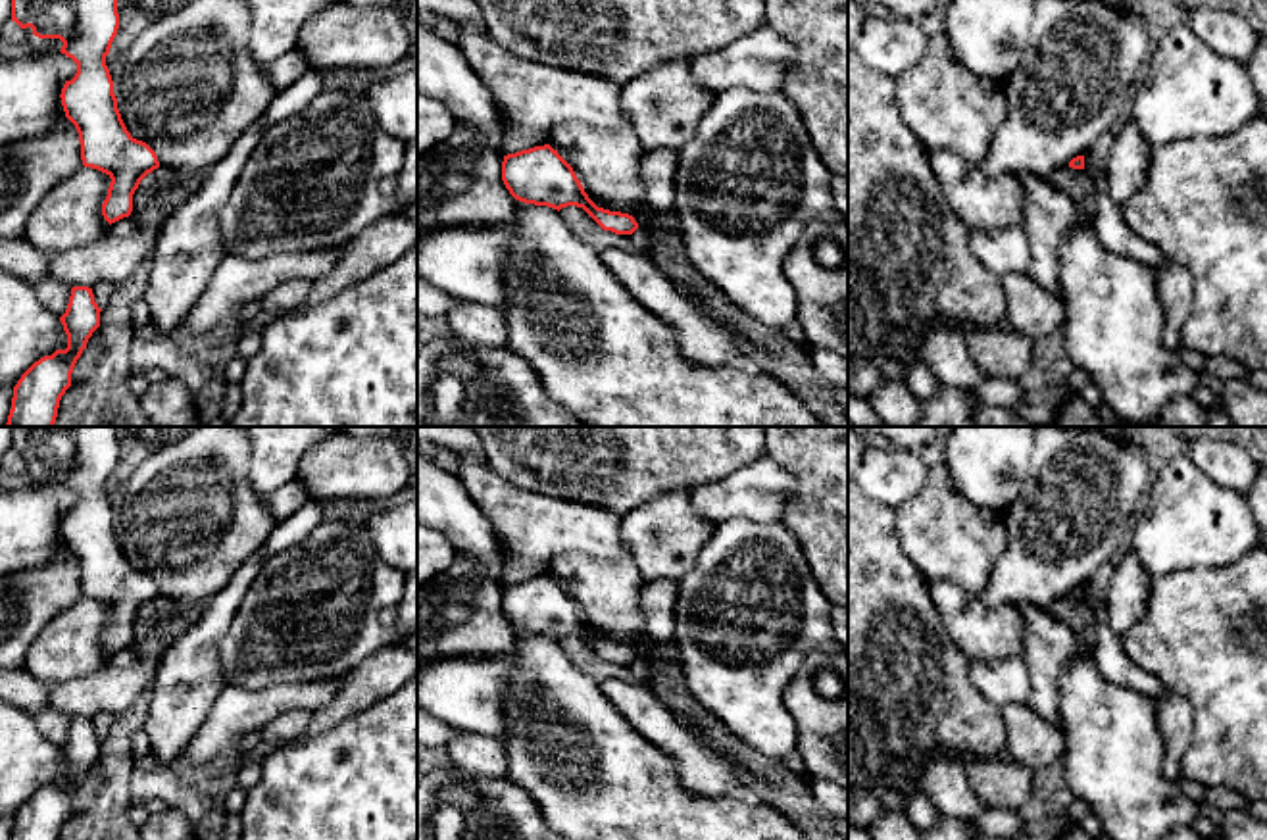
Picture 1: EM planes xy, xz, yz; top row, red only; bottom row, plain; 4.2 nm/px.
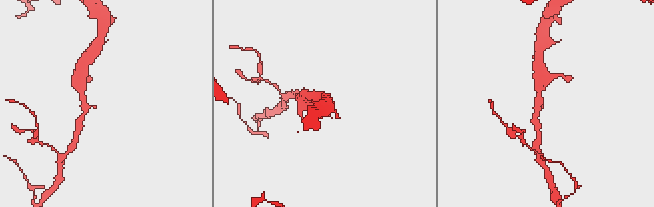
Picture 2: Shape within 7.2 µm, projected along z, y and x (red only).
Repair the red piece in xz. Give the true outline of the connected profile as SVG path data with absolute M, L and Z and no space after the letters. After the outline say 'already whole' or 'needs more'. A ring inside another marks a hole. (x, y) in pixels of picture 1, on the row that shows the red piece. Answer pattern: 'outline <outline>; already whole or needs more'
outline M550 144L504 156L502 181L509 194L525 204L561 210L583 208L604 231L633 235L633 215L598 208L584 192L573 167Z; already whole

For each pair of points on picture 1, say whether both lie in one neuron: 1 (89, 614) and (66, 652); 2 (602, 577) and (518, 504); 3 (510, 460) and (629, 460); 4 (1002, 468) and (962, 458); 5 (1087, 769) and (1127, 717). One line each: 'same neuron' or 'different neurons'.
1: same neuron
2: different neurons
3: same neuron
4: same neuron
5: same neuron

